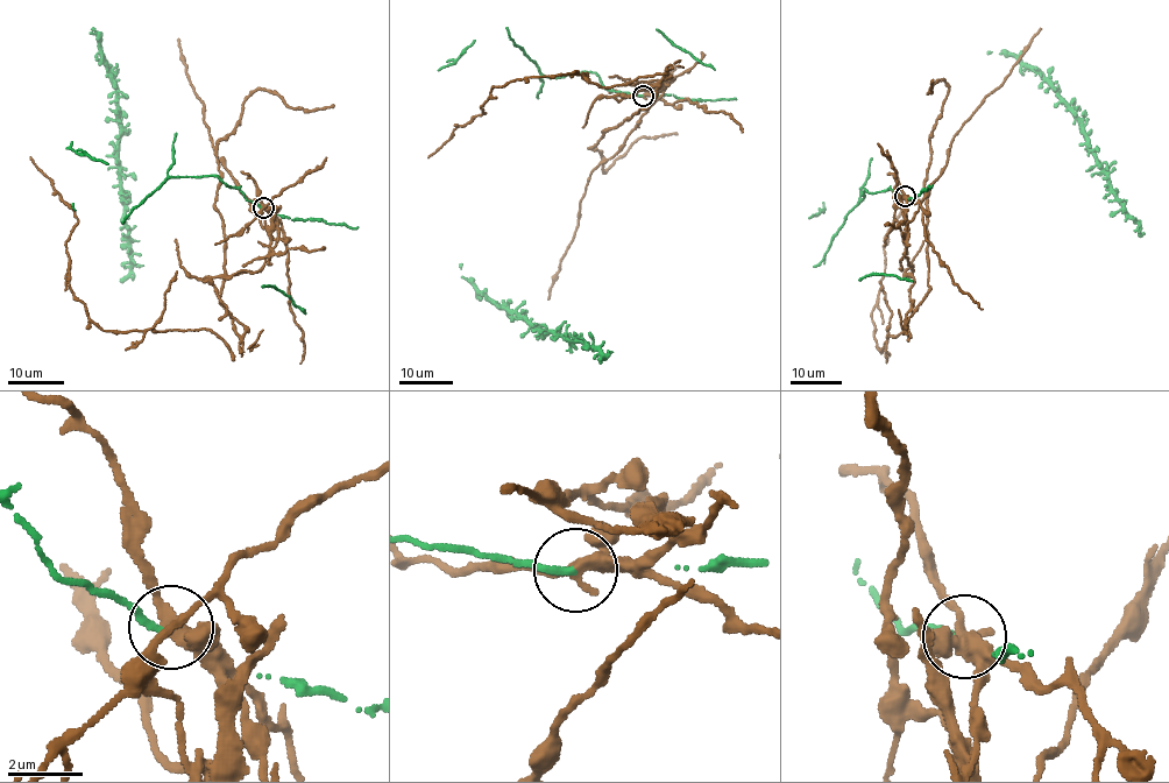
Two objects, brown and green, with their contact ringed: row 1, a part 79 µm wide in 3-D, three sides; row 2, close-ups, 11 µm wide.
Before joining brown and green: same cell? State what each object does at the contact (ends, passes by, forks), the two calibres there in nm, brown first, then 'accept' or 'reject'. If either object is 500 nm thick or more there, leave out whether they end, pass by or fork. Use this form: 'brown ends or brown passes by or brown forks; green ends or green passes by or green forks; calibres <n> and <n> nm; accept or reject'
brown forks; green ends; calibres 280 and 190 nm; reject

